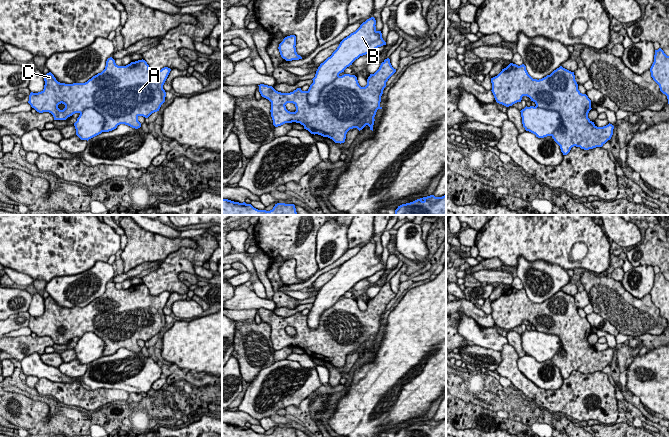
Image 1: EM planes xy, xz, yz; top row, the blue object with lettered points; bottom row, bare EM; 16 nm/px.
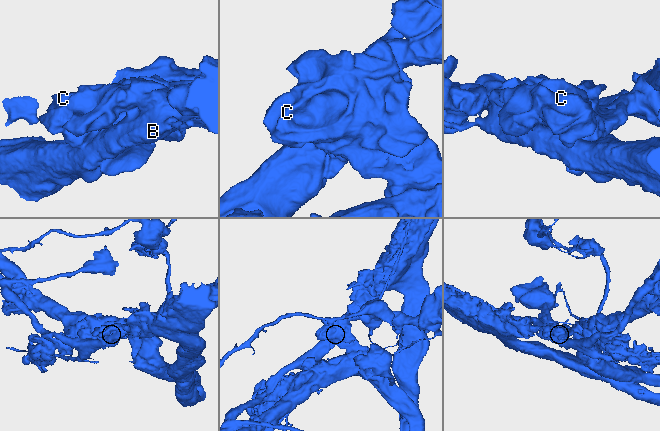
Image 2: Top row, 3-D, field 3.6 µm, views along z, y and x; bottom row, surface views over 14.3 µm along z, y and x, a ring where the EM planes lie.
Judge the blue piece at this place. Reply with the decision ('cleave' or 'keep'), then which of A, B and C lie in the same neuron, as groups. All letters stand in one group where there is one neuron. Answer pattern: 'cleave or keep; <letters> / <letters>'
cleave; A C / B

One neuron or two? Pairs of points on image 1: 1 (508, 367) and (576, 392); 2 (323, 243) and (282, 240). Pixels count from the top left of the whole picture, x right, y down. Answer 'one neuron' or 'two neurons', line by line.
1: one neuron
2: two neurons

